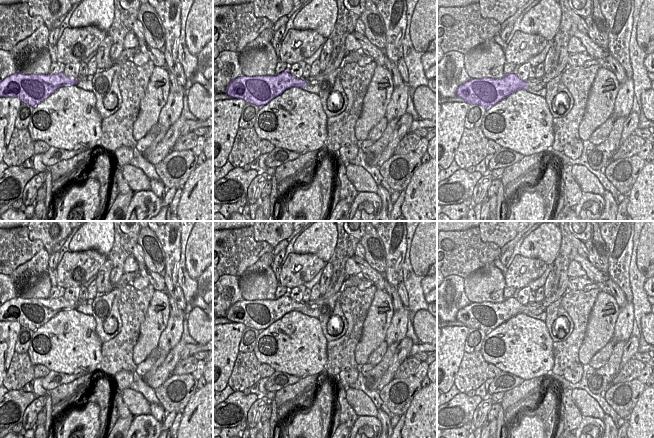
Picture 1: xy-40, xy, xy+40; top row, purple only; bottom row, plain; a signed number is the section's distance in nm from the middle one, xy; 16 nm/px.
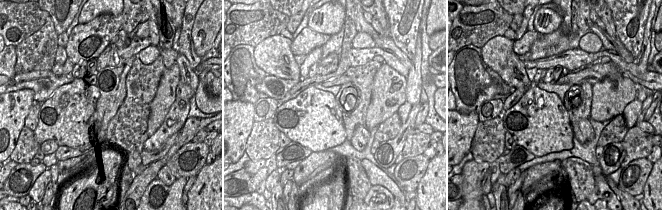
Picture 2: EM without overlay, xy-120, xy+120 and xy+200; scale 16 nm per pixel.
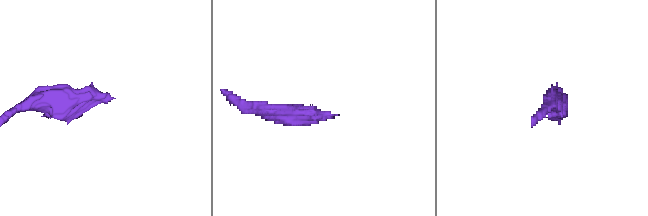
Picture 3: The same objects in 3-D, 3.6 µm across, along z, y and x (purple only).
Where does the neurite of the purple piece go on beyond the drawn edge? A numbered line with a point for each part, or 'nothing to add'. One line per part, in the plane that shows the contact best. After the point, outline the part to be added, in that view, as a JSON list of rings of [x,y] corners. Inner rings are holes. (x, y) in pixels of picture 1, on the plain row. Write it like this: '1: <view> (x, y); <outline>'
1: xy+40 (537, 311); [[[540,307],[540,308],[536,308],[536,309],[528,309],[532,314],[534,315],[539,315],[543,312],[545,312],[547,307]]]

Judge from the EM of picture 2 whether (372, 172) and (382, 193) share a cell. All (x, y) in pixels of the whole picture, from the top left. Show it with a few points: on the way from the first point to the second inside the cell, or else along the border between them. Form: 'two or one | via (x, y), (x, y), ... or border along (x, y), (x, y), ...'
two | border along (372, 185), (382, 185), (395, 198)

